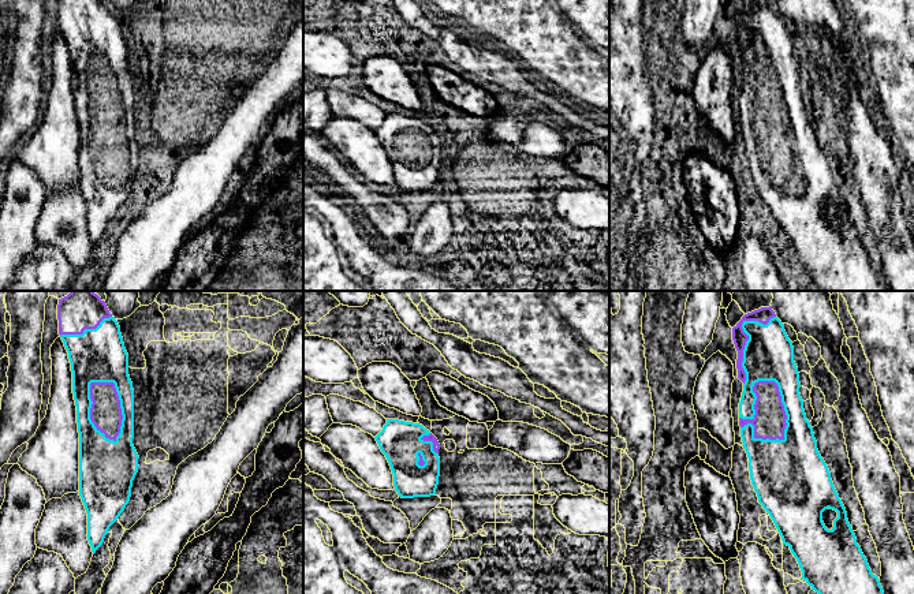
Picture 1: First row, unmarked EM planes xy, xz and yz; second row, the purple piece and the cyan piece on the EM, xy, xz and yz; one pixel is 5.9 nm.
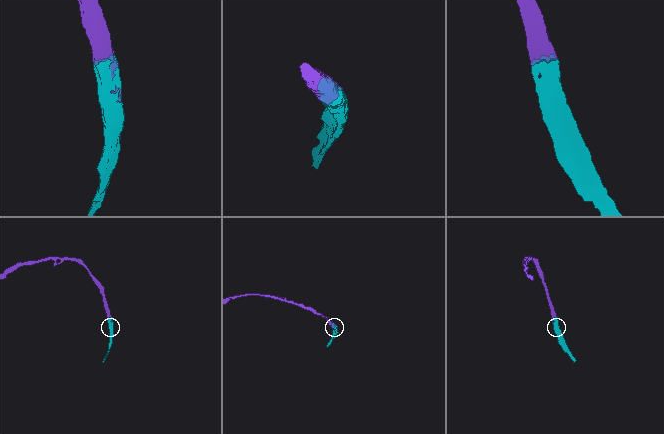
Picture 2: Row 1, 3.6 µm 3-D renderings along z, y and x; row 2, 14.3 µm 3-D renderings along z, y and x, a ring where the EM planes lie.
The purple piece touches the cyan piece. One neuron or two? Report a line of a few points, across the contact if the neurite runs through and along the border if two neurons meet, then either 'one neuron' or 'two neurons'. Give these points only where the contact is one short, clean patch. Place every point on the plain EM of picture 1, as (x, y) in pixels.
one neuron

